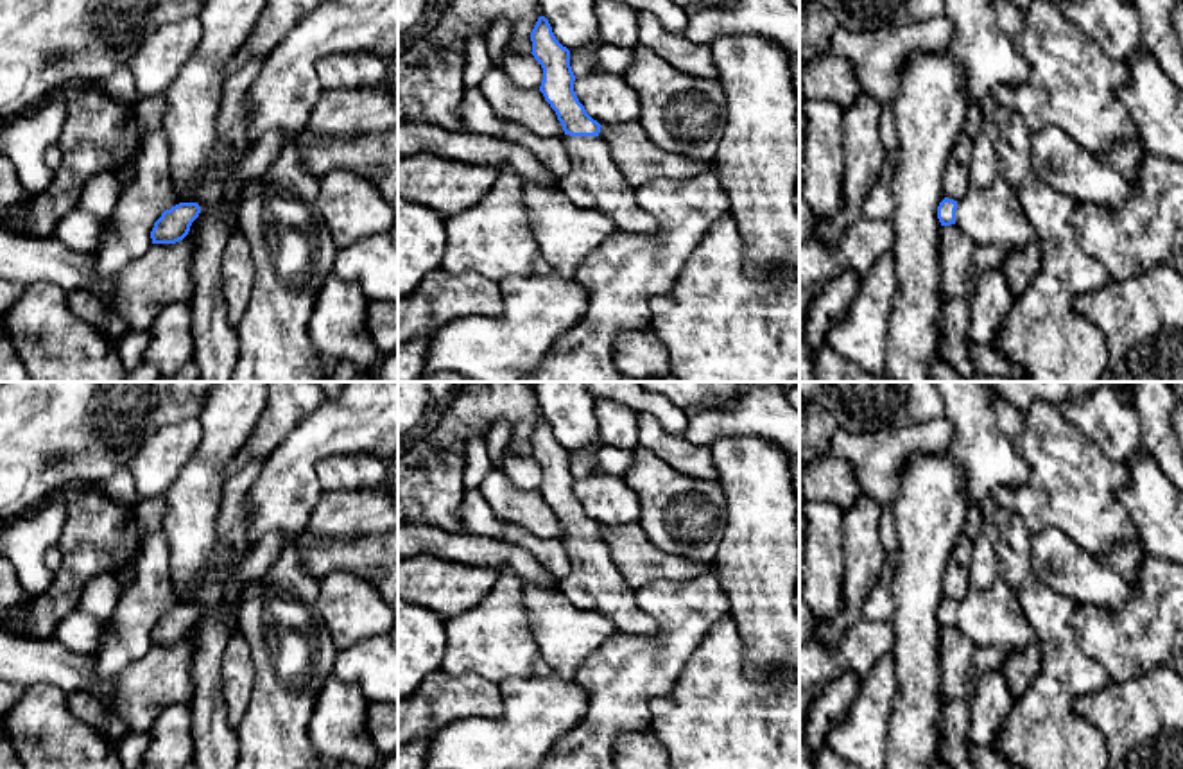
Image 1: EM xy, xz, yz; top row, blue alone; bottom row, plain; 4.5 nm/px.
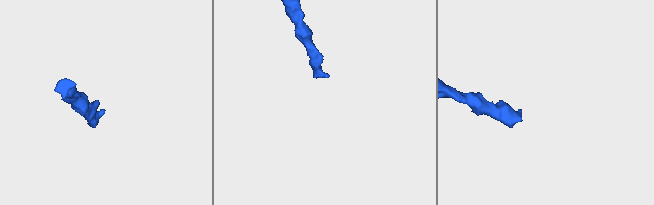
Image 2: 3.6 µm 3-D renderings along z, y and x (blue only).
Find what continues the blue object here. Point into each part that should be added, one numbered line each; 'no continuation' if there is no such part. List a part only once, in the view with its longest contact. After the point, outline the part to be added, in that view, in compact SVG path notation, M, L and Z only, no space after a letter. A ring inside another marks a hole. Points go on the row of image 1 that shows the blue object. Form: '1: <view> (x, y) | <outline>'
1: xz (595, 181) | M563 136L572 168L557 186L575 206L590 208L611 219L617 229L633 235L656 235L658 220L636 203L633 186L611 158L600 136Z

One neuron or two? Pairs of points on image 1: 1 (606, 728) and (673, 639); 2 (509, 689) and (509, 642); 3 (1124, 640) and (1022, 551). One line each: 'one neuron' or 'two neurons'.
1: one neuron
2: two neurons
3: two neurons

